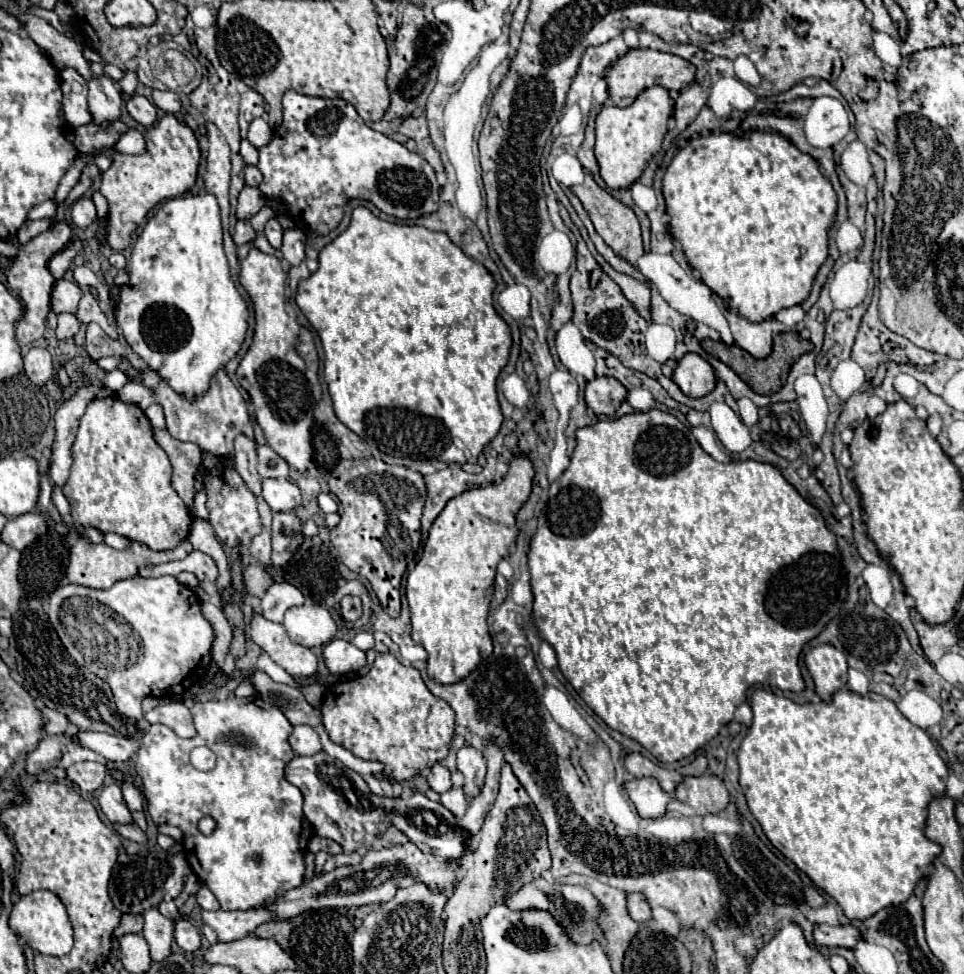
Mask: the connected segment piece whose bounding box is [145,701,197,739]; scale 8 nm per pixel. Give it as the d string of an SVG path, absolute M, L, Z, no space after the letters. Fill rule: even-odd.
M171 701L171 703L151 709L149 713L145 713L145 719L149 723L165 725L165 727L173 729L179 737L185 737L185 739L197 735L195 727L193 727L193 715L191 715L189 707L181 701Z

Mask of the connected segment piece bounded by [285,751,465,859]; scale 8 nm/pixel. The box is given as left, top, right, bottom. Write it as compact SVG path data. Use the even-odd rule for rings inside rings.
M325 751L311 757L293 757L285 767L285 779L303 793L303 813L315 827L317 835L333 839L347 853L363 851L363 847L369 849L375 837L383 835L389 825L395 825L421 851L437 855L439 859L461 857L465 851L461 827L455 825L455 817L439 801L431 801L423 793L413 793L407 799L379 797L371 793L357 771L345 767Z

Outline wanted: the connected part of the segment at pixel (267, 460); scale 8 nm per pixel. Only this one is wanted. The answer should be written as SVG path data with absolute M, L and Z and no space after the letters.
M269 445L257 447L257 471L261 477L273 477L273 479L289 477L289 465Z

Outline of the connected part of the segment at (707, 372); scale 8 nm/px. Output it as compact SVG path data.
M687 353L675 367L671 377L687 397L705 397L715 387L711 365L695 353Z

